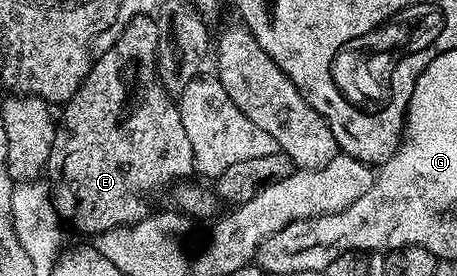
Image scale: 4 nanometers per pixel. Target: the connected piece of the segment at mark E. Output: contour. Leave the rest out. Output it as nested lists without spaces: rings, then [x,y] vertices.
[[[140,17],[132,19],[127,24],[125,31],[114,46],[108,48],[99,54],[96,61],[92,63],[90,72],[82,82],[81,87],[76,90],[69,99],[64,103],[63,110],[65,115],[60,115],[59,125],[57,126],[57,135],[53,138],[53,147],[49,153],[49,164],[47,167],[47,182],[51,187],[54,208],[61,220],[70,222],[75,229],[81,234],[90,234],[96,236],[107,232],[111,228],[119,228],[120,226],[133,226],[139,220],[143,220],[151,212],[148,198],[152,194],[157,194],[160,190],[168,188],[172,182],[174,184],[180,183],[182,180],[188,179],[194,173],[195,167],[193,165],[193,153],[191,152],[191,140],[187,140],[187,131],[183,128],[183,120],[181,119],[178,107],[173,106],[170,95],[167,93],[164,86],[161,85],[157,76],[157,45],[159,44],[159,32],[157,31],[157,23],[152,17]]]

